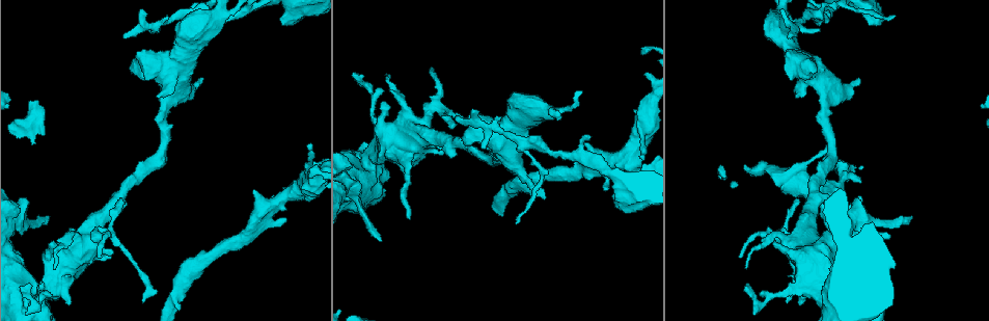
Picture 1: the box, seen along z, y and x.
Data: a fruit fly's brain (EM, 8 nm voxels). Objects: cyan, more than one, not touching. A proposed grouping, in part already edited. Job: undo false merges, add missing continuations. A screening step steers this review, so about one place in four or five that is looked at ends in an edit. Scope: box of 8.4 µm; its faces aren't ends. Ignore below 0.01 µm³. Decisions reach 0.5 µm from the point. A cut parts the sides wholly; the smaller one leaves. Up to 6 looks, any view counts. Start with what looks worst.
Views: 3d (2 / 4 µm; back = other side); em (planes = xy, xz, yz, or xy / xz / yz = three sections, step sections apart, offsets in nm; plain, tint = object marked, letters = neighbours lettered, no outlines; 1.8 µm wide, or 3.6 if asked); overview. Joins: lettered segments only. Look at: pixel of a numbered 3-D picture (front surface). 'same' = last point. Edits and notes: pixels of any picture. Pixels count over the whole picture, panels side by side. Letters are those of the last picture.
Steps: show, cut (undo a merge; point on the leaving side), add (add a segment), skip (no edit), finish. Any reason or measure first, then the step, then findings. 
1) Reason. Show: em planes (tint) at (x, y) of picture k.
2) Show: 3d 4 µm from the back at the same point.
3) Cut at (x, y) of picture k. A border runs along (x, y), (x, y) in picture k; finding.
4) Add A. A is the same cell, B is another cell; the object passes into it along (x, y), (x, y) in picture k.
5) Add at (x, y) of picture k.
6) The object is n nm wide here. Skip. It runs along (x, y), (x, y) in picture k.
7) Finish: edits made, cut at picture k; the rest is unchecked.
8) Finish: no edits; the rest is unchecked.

Show: em 3.6 µm planes (letters) at (448, 141) of picture 1.

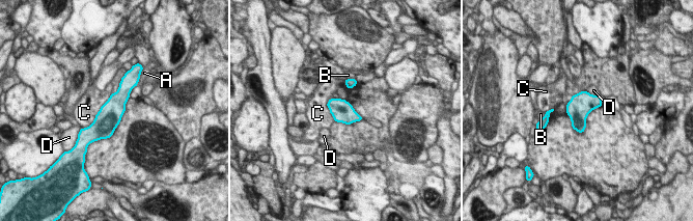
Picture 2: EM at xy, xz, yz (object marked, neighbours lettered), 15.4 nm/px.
Skip. A, B, C and D are other cells; a border runs along (111, 93), (94, 119), (82, 129) in picture 2; continuous, no second neuron.

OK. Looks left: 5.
Arms part here. Show: 3d 2 µm at (522, 147) of picture 1.

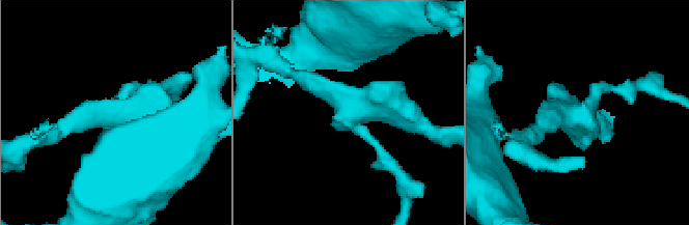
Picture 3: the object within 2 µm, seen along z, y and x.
3 arms meet here; need the tissue. Show: em yz step 16 (tint) at (355, 112) of picture 3.

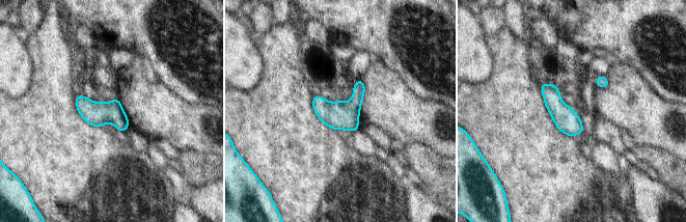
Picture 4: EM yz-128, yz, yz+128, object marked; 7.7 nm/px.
Another direction. Show: em planes (letters) at the same point.

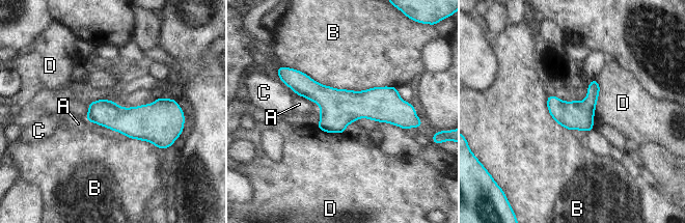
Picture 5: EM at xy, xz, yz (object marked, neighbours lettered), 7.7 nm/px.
The longest contact is with B, 900 nm. Skip. A, B, C and D are other cells; a border runs along (288, 67), (335, 88), (399, 88) in picture 5; all the same neuron.

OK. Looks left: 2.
An open end. Show: em planes (letters) at (619, 205) of picture 1.

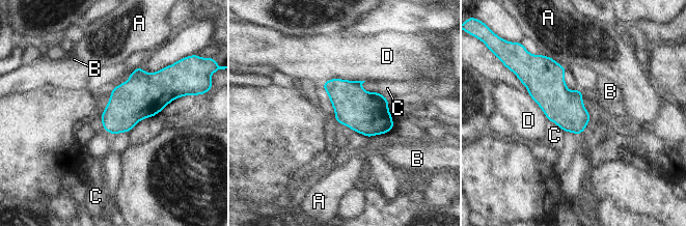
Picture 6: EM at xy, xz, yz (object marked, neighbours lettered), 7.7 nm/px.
The longest contact is with D, 340 nm. Skip. A, B, C and D are other cells; a border runs along (360, 85), (386, 97) in picture 6; no lettered segment goes on from it.

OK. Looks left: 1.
Finish: no edits; the rest is unchecked.

